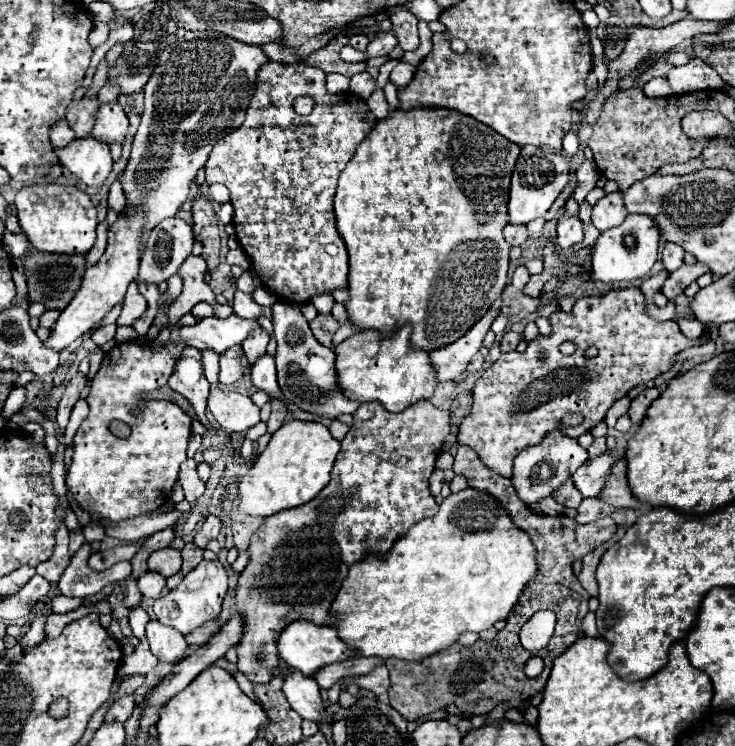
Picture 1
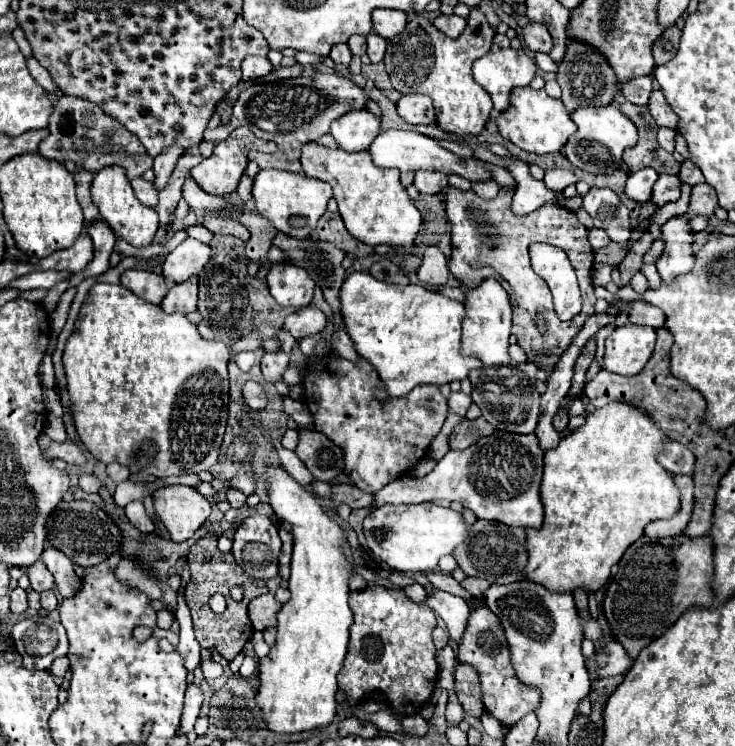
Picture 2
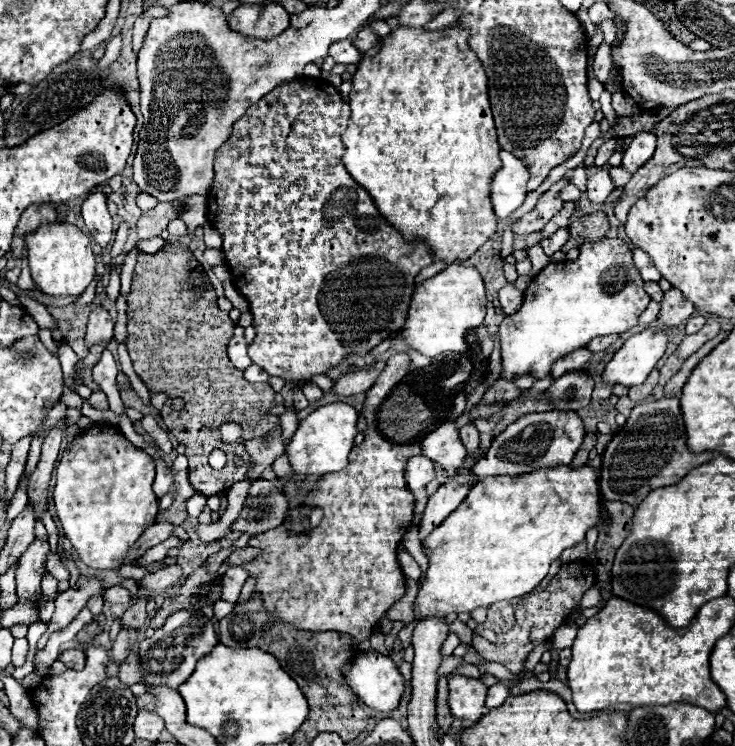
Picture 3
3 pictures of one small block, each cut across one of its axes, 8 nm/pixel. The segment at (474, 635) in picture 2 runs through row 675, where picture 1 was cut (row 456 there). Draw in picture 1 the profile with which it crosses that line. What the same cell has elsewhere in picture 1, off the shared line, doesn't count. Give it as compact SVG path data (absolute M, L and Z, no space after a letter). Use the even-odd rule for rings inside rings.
M626 288L626 290L614 290L608 292L602 298L580 298L572 312L556 312L550 316L552 322L552 334L550 336L538 336L532 340L526 348L526 352L504 352L500 360L496 360L482 376L476 380L472 394L474 404L470 414L462 420L460 432L458 432L458 444L470 446L480 460L496 474L510 478L512 476L512 460L518 452L522 452L526 446L532 446L544 438L546 432L554 428L562 428L562 432L570 438L578 438L580 434L586 434L592 430L598 422L604 420L610 406L624 398L626 392L630 392L634 386L644 384L648 380L654 380L658 374L672 368L672 356L680 350L702 346L710 342L710 338L702 336L698 340L688 340L676 322L658 322L646 316L644 312L644 296L638 288ZM562 342L574 342L576 352L572 356L564 356L558 346ZM596 346L598 356L586 358L586 348ZM538 354L544 358L538 360ZM566 414L580 414L584 420L578 426L560 426L560 420Z

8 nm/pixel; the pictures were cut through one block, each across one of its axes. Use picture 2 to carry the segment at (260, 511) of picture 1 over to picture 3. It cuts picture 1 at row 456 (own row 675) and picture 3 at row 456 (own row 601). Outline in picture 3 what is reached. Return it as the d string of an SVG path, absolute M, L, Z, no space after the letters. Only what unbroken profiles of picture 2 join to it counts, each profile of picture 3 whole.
M336 402L314 410L298 424L294 438L290 440L288 458L292 470L296 474L320 474L320 476L342 470L348 464L348 454L352 450L356 434L358 434L358 412L352 406Z

